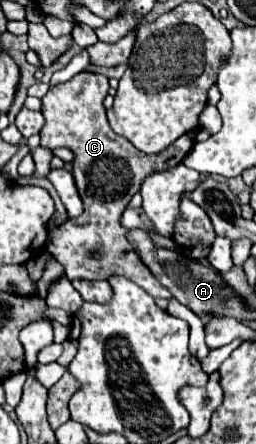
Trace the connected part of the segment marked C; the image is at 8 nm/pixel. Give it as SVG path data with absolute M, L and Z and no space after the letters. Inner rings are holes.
M80 72L68 82L52 86L42 98L42 114L46 118L46 124L40 132L42 146L64 146L72 150L72 176L84 202L84 212L78 218L68 218L62 226L50 232L46 248L64 266L68 280L108 280L110 276L118 274L138 284L152 298L170 300L172 294L164 286L160 286L154 274L144 266L144 262L140 262L136 248L128 240L130 230L120 224L120 218L132 196L140 190L144 178L148 178L148 174L178 166L192 148L192 140L188 136L180 136L160 154L144 154L136 150L124 136L118 136L110 128L106 110L102 106L106 94L106 76ZM90 248L98 248L100 256L90 256Z

